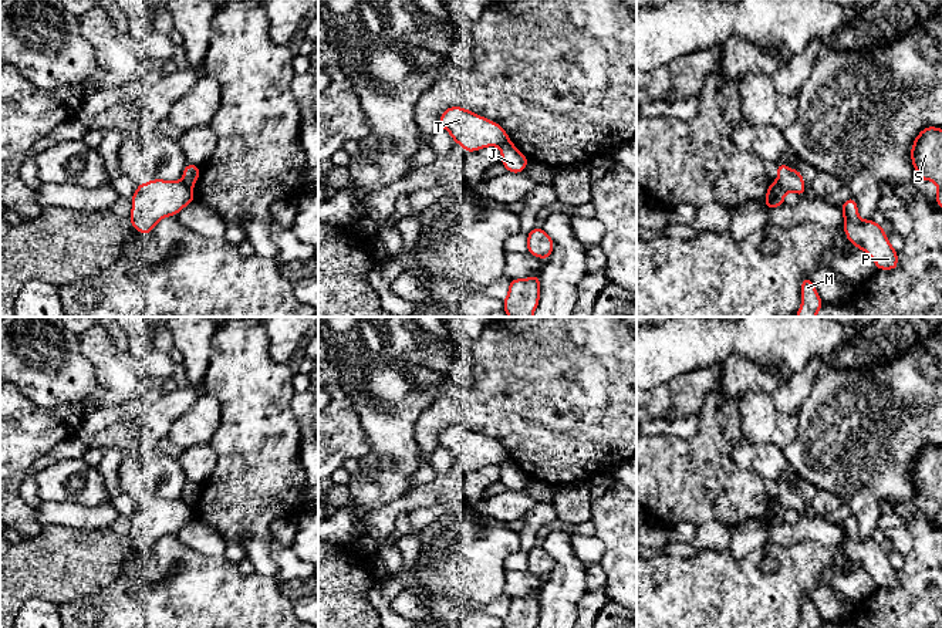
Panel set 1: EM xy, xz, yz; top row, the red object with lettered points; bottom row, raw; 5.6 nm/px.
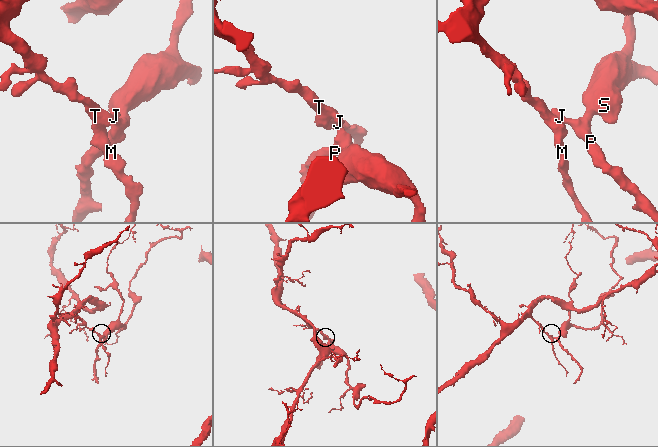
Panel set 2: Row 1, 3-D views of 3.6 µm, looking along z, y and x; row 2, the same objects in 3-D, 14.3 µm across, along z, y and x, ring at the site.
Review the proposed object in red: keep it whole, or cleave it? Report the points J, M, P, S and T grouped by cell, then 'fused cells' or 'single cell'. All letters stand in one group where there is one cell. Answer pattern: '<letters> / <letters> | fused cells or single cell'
J P S / M T | fused cells

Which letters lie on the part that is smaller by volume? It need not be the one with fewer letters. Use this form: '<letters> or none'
J, P, S

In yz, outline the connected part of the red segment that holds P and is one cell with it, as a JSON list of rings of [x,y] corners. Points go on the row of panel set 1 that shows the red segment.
[[[854,197],[841,205],[844,216],[843,227],[847,240],[858,250],[864,250],[878,270],[897,270],[898,251],[891,246],[888,234],[874,219],[862,220]]]

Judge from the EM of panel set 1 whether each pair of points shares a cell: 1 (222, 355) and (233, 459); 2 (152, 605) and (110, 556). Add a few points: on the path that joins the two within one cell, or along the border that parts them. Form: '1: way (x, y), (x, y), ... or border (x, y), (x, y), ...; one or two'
1: way (235, 381), (235, 434); one
2: border (132, 546), (124, 554), (121, 573), (98, 593); two

